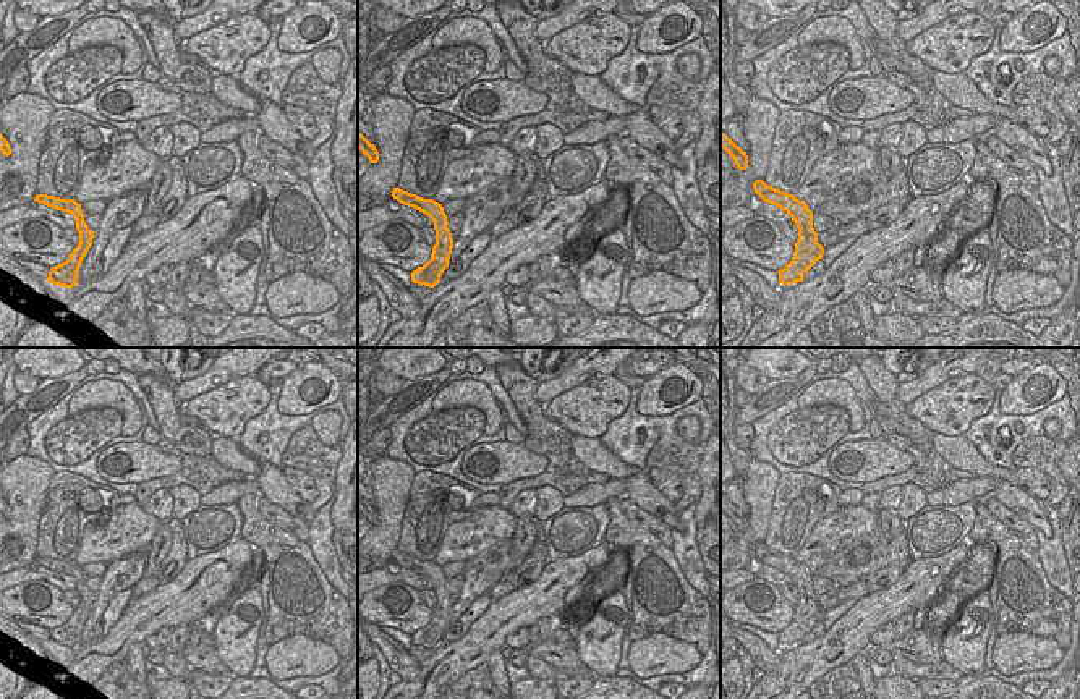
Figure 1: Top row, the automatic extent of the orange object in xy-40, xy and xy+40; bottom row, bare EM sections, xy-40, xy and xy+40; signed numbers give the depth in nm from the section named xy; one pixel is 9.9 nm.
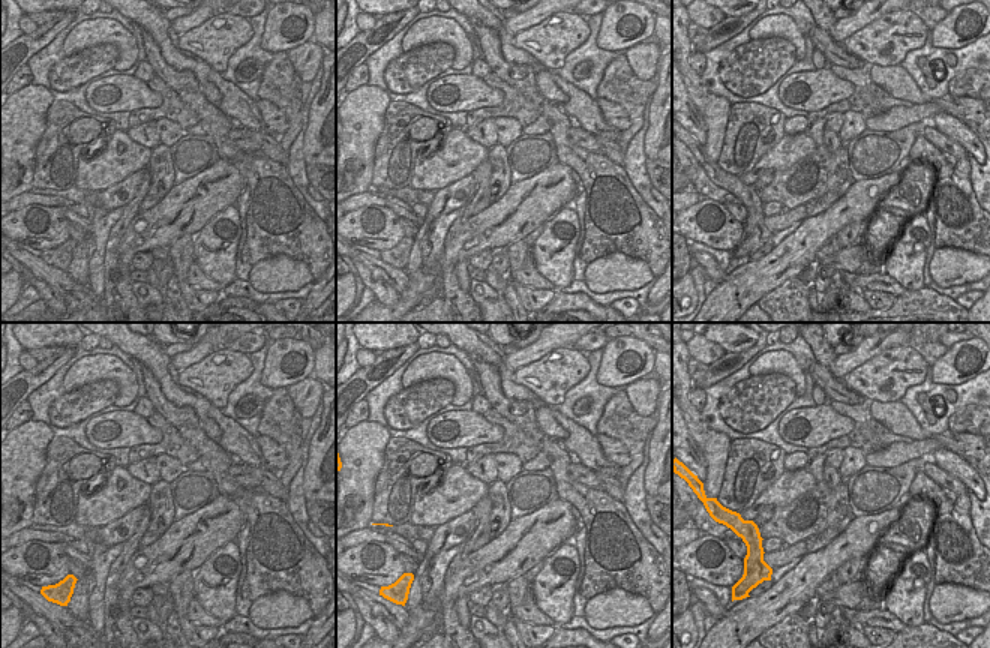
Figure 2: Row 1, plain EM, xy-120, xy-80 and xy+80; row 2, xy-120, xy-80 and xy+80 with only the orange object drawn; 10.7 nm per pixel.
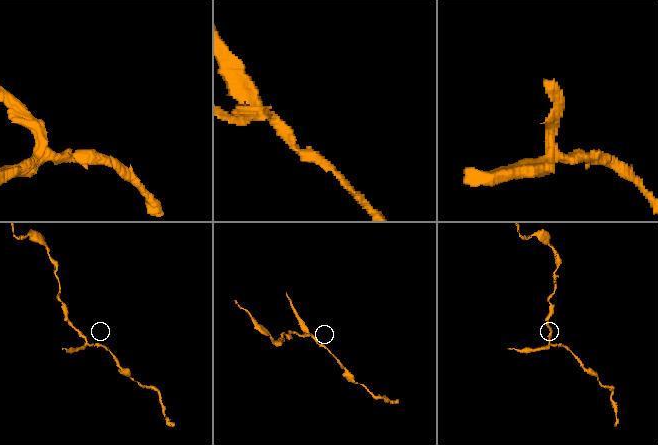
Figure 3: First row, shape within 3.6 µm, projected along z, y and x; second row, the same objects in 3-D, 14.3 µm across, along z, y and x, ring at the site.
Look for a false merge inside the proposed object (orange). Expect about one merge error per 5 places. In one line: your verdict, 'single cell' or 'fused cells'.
single cell

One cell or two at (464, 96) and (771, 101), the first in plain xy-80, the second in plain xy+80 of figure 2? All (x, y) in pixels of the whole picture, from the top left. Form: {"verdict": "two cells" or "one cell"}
{"verdict": "two cells"}

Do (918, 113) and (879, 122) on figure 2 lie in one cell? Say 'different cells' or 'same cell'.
same cell

